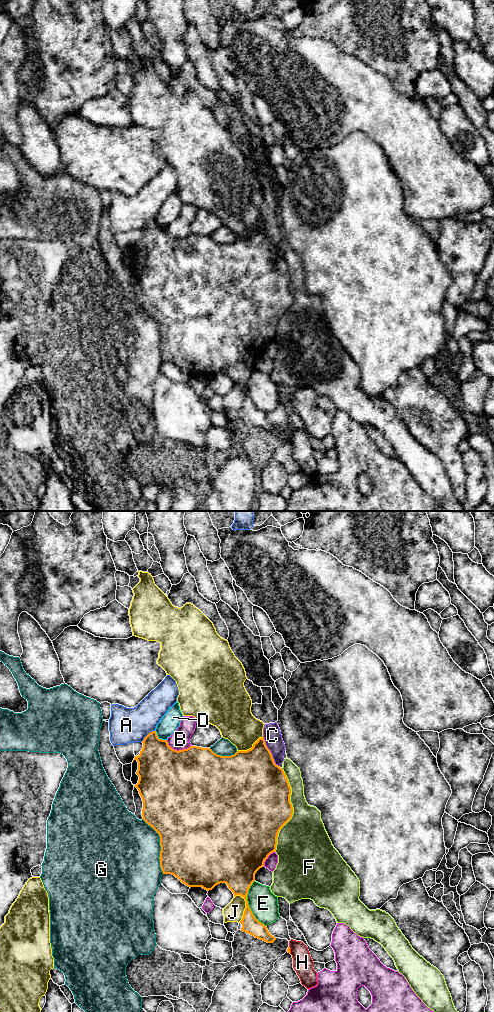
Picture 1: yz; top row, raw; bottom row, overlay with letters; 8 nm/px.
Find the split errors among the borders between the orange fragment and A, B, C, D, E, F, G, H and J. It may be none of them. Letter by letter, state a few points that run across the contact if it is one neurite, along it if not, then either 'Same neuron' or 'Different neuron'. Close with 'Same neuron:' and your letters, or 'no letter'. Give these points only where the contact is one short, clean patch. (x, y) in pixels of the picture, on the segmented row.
A: Different neuron
B: Different neuron
C: Line: yz (263, 736), (264, 743), (273, 761), (278, 766). Different neuron
D: Different neuron
E: Different neuron
F: Different neuron
G: Different neuron
H: Different neuron
J: Different neuron
Same neuron: no letter

